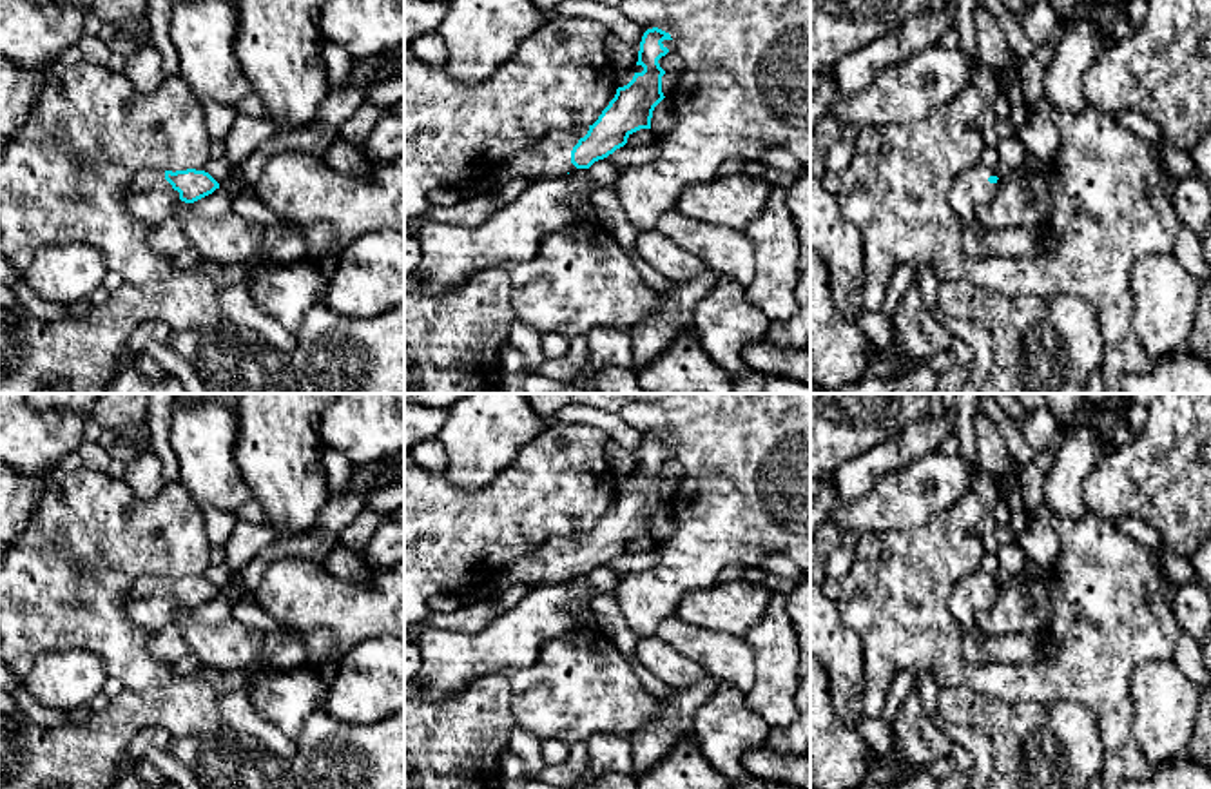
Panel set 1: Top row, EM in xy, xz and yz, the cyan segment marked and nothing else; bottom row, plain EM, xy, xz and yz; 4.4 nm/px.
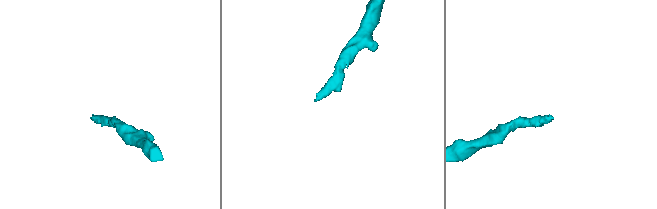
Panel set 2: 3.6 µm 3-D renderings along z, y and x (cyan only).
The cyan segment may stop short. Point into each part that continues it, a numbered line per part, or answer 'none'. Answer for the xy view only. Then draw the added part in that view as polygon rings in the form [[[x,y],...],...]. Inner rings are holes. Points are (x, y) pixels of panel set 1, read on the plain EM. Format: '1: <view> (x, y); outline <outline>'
1: xy (151, 604); outline [[[147,575],[134,582],[125,606],[134,626],[156,633],[172,622],[179,599],[165,586],[165,577]]]

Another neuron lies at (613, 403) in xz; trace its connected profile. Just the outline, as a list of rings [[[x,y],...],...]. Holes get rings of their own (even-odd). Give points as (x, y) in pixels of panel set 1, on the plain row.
[[[578,394],[573,403],[620,414],[631,403],[654,403],[669,394]]]

